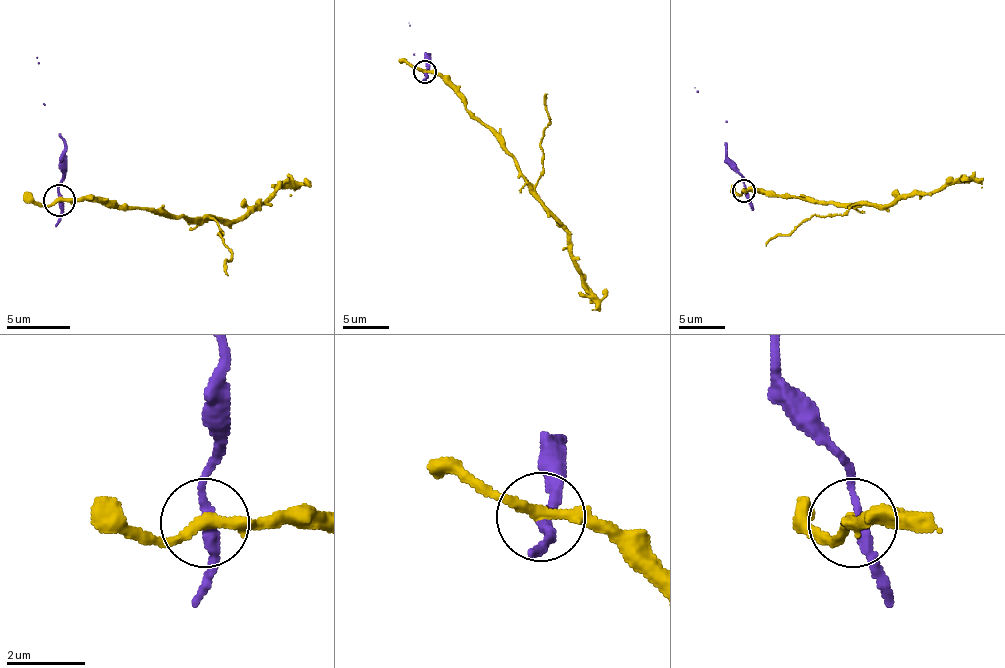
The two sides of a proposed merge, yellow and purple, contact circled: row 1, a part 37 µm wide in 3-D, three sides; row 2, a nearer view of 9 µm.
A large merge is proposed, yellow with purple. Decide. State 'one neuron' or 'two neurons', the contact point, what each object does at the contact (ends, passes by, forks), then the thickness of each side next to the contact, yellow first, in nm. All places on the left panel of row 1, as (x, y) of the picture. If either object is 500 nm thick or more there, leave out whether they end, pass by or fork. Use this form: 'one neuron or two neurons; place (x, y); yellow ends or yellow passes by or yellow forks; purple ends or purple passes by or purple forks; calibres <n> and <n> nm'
two neurons; place (59, 200); yellow passes by; purple passes by; calibres 280 and 240 nm

